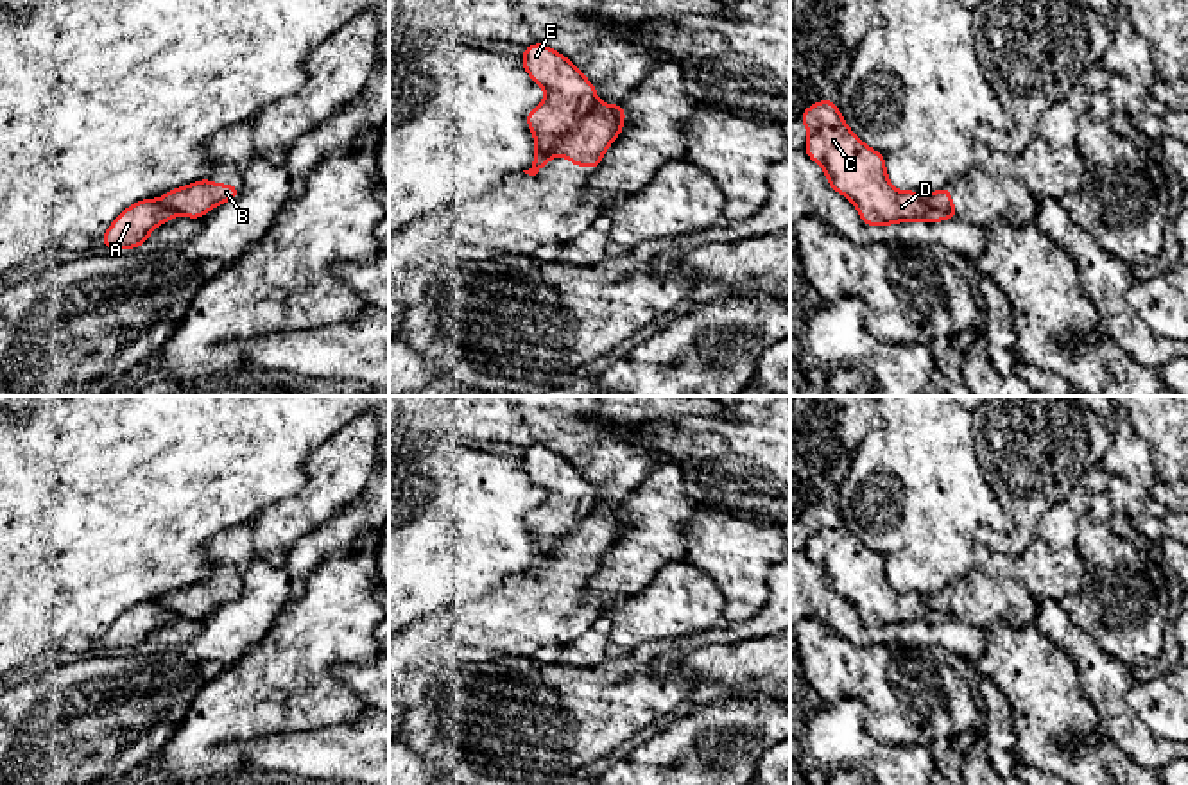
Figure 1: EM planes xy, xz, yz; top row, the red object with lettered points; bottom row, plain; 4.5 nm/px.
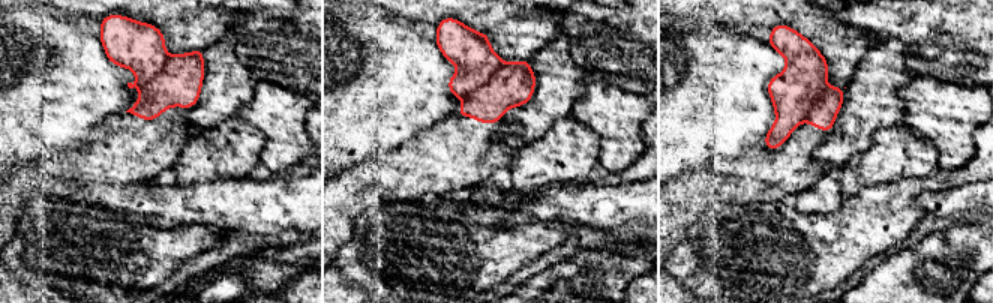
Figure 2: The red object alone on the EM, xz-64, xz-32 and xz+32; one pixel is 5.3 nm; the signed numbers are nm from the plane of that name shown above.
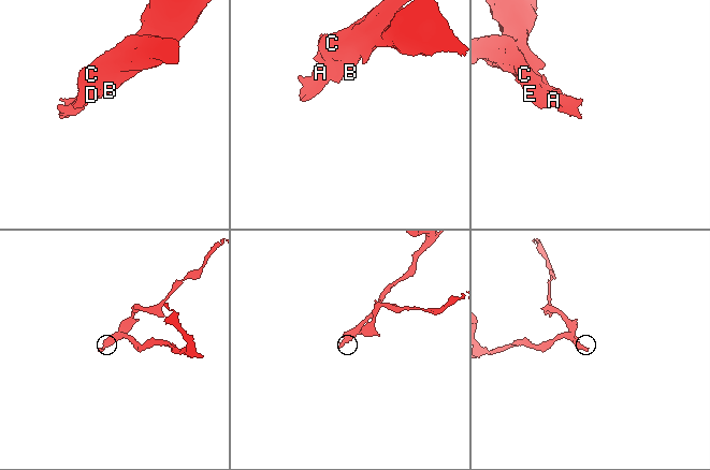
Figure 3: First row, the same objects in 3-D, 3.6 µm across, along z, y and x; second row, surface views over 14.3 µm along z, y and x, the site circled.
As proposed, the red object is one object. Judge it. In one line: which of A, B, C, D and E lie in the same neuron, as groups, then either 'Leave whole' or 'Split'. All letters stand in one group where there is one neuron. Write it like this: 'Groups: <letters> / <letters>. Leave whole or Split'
Groups: A C D E / B. Split

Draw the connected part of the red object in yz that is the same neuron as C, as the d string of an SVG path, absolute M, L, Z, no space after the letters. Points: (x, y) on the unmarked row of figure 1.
M835 502L808 507L799 522L810 536L803 552L826 572L828 586L855 606L865 627L951 620L919 593L900 593L891 586L885 557L846 527Z

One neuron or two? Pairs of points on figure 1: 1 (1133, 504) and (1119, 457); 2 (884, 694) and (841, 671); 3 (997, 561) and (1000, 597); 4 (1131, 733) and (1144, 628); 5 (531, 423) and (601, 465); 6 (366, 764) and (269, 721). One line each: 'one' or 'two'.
1: one
2: one
3: two
4: two
5: one
6: two

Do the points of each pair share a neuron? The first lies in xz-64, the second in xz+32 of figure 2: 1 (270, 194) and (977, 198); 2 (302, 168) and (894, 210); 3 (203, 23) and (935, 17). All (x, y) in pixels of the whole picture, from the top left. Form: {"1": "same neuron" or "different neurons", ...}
{"1": "same neuron", "2": "same neuron", "3": "different neurons"}

